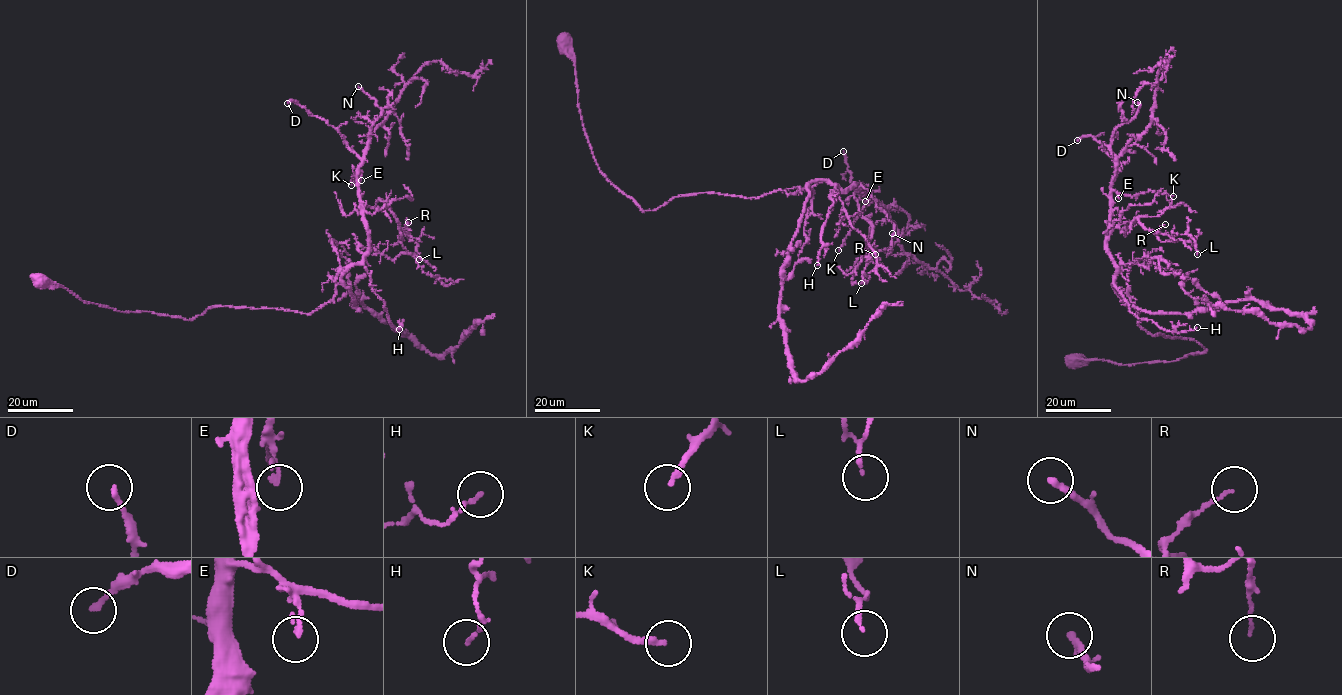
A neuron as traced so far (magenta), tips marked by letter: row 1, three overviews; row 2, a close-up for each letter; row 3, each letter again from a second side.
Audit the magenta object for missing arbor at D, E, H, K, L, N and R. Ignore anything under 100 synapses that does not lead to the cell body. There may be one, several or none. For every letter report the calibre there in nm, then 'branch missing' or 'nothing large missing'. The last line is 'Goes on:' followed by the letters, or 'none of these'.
D: calibre 160 nm; nothing large missing
E: calibre 170 nm; nothing large missing
H: calibre 110 nm; nothing large missing
K: calibre 170 nm; nothing large missing
L: calibre 90 nm; nothing large missing
N: calibre 220 nm; nothing large missing
R: calibre 110 nm; nothing large missing
Goes on: none of these

